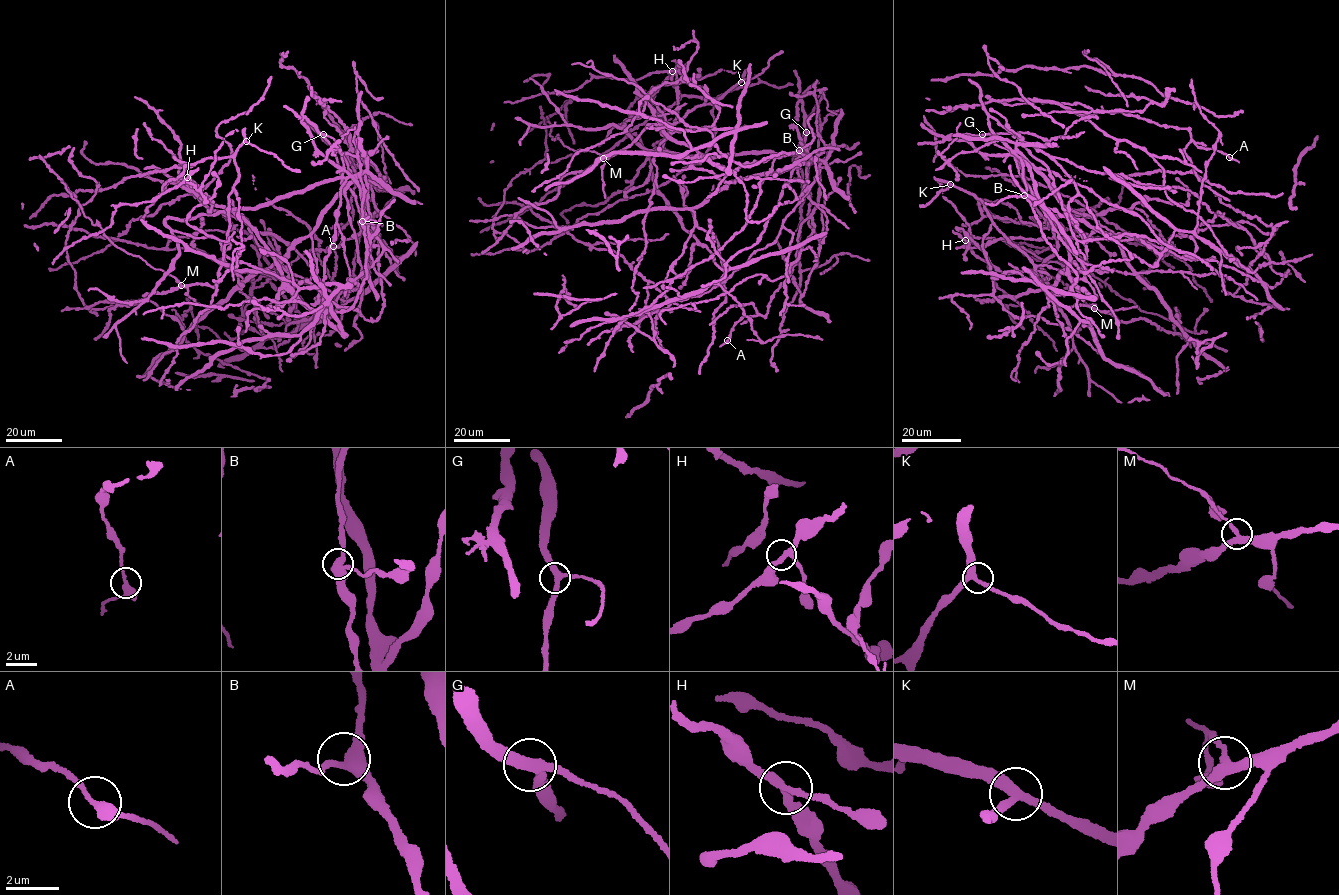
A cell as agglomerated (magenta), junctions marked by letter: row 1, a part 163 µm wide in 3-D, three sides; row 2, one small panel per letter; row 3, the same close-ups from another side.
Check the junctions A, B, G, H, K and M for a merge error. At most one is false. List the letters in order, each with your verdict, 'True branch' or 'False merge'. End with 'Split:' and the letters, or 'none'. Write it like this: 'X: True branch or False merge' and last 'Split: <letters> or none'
A: True branch
B: True branch
G: True branch
H: True branch
K: True branch
M: False merge
Split: M

